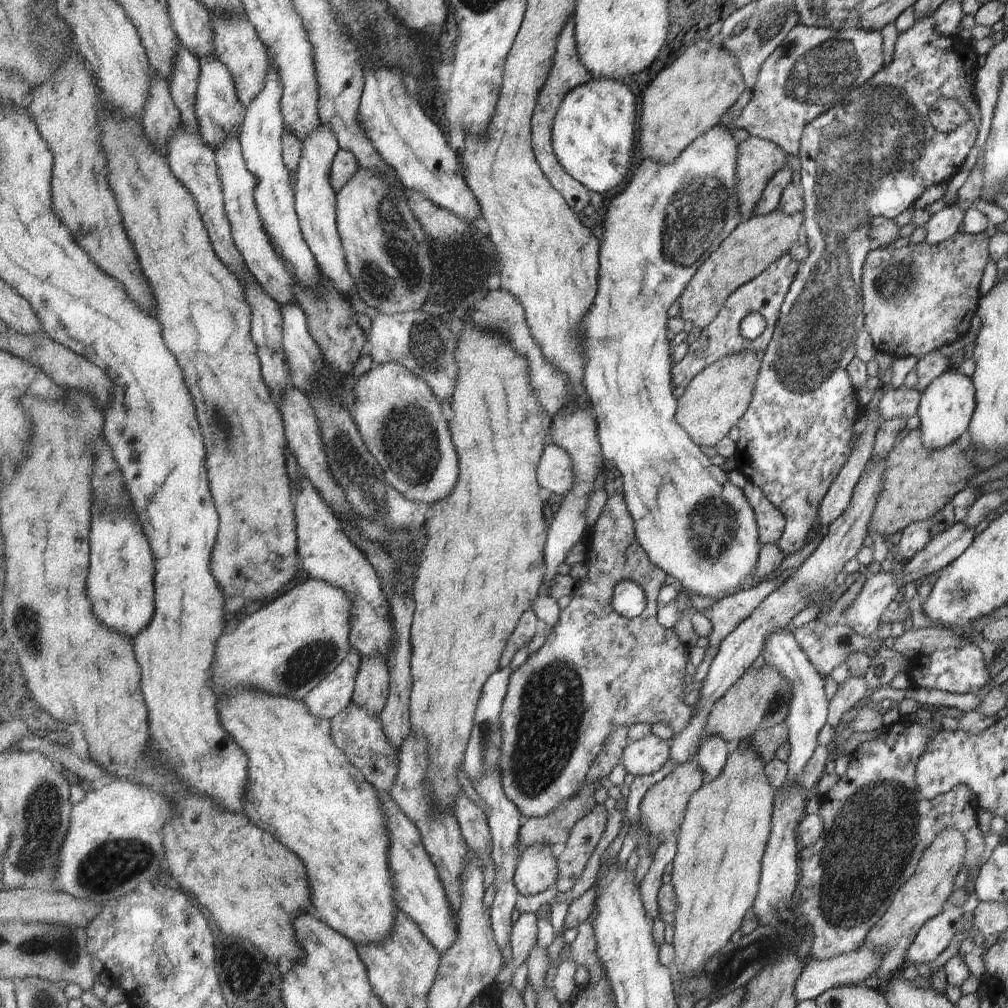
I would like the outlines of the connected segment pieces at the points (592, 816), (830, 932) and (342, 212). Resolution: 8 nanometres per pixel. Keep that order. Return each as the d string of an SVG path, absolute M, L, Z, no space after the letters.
M597 804L590 813L586 814L585 818L575 825L574 832L570 834L570 840L558 857L559 878L555 885L558 893L569 892L575 886L575 882L581 878L599 840L603 838L607 816L615 814L615 810L607 812L603 804Z
M939 713L931 714L927 724L917 724L909 720L899 720L886 727L875 740L863 742L850 753L849 767L835 782L833 787L819 795L817 816L822 822L821 834L811 846L800 847L798 852L798 880L801 887L799 905L795 914L801 925L811 926L813 942L809 948L809 958L828 960L849 952L854 952L863 944L867 932L875 926L881 914L889 907L895 892L913 875L923 850L933 842L935 834L945 828L955 828L965 841L965 854L961 864L967 867L965 885L962 887L967 898L973 894L975 877L971 875L984 850L984 838L977 828L976 795L964 785L953 786L948 792L925 800L915 786L915 764L925 750L927 740L942 729Z
M361 168L345 188L337 193L338 229L342 236L346 261L358 284L358 294L369 306L384 315L419 311L419 308L423 308L429 302L433 290L435 264L431 260L433 258L431 246L427 244L428 234L425 234L422 224L411 212L404 195L405 191L407 188L400 182L393 168L387 177L381 177L378 173Z

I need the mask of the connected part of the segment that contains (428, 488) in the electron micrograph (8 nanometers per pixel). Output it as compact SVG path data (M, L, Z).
M373 363L369 372L356 378L356 393L354 419L371 454L383 467L386 482L414 503L421 502L433 506L449 497L459 480L459 458L441 404L429 384L402 364Z

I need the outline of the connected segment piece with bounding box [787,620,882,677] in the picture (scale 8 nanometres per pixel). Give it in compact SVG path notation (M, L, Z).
M812 621L801 626L793 627L791 623L787 626L789 634L793 636L795 644L799 646L800 652L810 661L810 664L815 668L815 671L820 676L827 677L835 666L845 661L845 658L853 652L861 652L864 656L869 656L869 659L876 658L877 648L882 646L881 640L871 640L869 637L861 637L855 634L847 625L827 626L822 621Z

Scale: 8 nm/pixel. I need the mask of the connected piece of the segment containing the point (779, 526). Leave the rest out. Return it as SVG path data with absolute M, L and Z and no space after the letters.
M749 479L743 480L743 482L745 484L741 486L741 490L746 495L751 510L754 511L755 523L758 524L758 540L760 545L776 544L783 532L783 526L785 526L784 519L763 497L758 487L755 487Z

